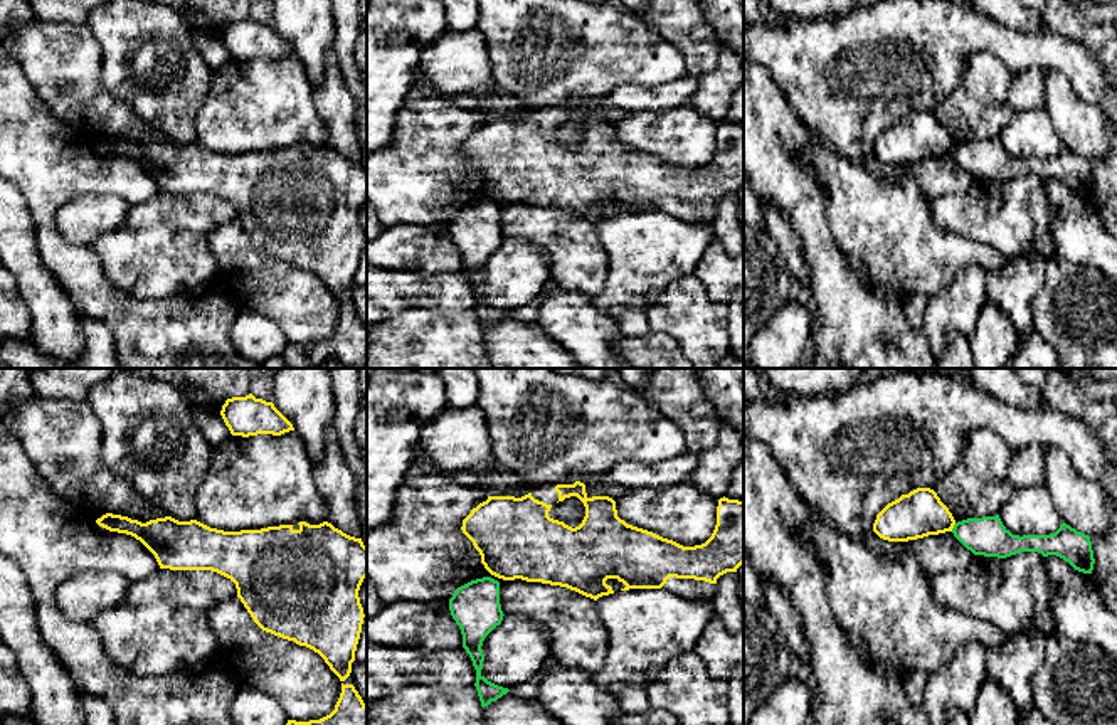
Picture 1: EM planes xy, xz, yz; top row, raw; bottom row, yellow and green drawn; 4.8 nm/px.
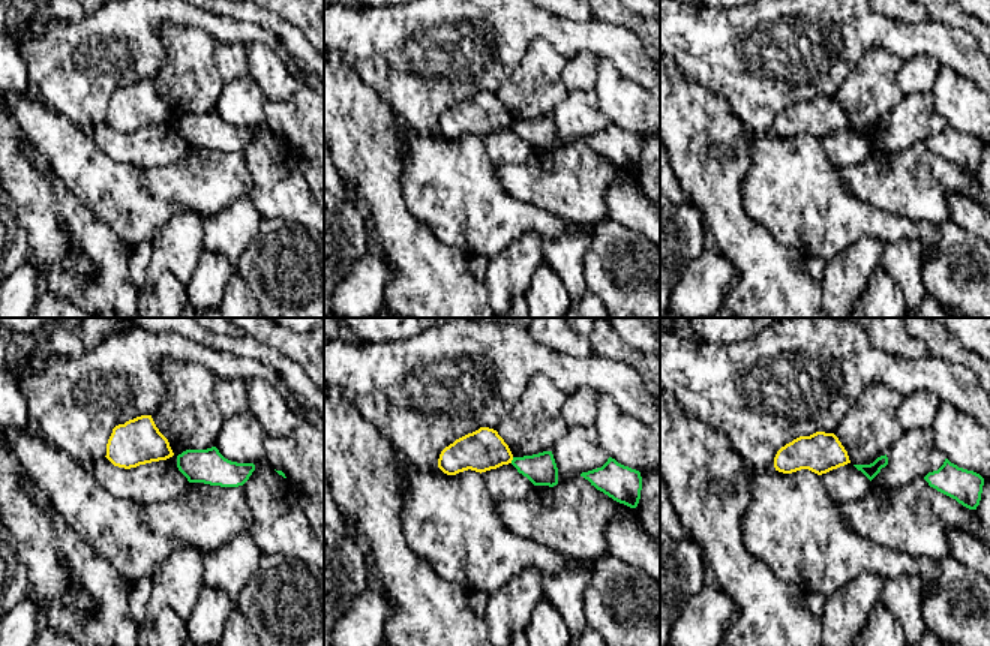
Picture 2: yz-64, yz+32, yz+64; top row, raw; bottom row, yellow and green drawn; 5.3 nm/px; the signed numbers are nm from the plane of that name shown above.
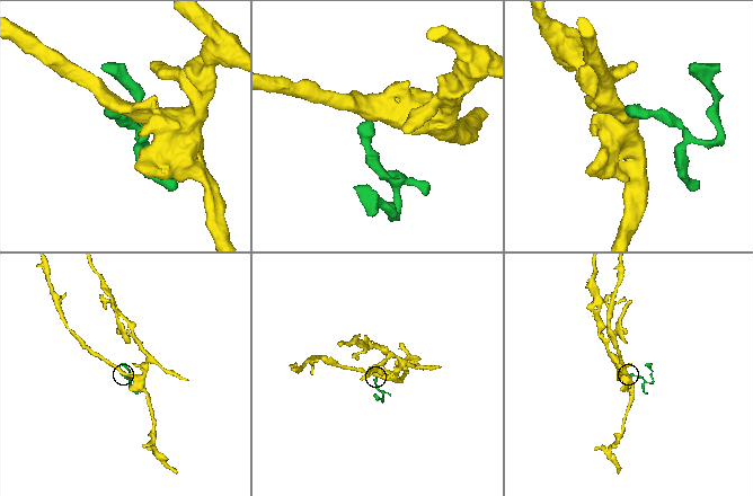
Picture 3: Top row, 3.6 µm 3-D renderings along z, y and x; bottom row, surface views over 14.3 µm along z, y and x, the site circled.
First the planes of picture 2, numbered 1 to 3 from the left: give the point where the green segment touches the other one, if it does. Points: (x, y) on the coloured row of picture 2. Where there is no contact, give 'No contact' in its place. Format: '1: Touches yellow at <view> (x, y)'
1: No contact
2: Touches yellow at yz+32 (512, 459)
3: No contact

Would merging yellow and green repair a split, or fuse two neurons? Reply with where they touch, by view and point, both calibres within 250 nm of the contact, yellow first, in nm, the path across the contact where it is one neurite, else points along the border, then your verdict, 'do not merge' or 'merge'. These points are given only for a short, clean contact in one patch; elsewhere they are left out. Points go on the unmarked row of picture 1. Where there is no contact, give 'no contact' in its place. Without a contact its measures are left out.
meets yellow in yz at (952, 150); 220 nm thick on the yellow side, 180 nm on the other; border along yz (956, 147), (951, 153); do not merge

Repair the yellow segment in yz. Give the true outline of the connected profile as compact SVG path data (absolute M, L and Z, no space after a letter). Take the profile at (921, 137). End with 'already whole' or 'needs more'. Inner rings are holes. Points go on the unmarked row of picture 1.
M917 111L888 126L873 146L873 155L888 165L908 165L952 155L956 143L930 111Z | already whole

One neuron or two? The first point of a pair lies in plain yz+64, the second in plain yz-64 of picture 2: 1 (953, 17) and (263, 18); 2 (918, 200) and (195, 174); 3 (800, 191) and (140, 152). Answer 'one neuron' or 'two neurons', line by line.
1: two neurons
2: one neuron
3: two neurons

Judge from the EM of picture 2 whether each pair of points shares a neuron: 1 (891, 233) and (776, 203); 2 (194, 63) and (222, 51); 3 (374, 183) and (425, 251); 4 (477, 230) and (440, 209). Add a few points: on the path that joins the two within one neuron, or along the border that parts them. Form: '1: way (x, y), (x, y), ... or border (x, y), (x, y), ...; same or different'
1: way (863, 219), (822, 218), (804, 204); same
2: border (215, 41), (215, 63), (225, 81); different
3: way (386, 200), (389, 213), (410, 234); same
4: way (468, 221), (455, 209), (449, 209); same

